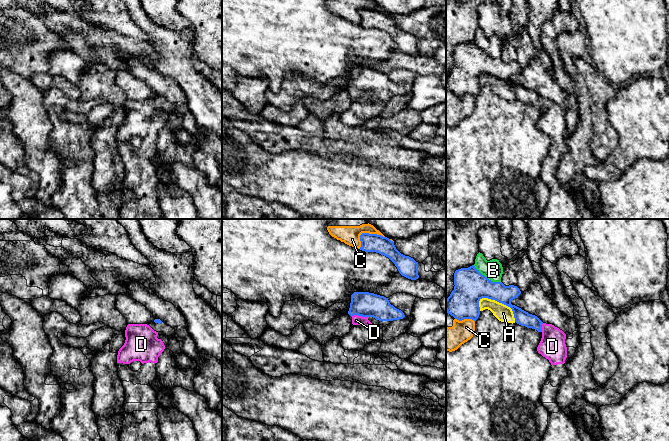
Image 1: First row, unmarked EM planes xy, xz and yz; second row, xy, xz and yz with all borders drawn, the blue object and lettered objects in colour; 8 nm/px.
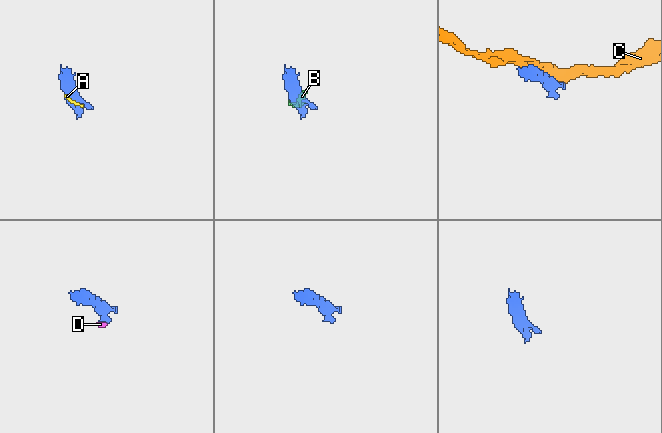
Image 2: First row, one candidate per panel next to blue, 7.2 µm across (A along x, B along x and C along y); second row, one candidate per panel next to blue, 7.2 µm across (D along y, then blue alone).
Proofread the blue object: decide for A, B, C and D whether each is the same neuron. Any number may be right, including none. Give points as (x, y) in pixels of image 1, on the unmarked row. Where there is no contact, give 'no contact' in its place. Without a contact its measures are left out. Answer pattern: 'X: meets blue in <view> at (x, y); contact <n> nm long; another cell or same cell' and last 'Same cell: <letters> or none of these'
A: meets blue in yz at (501, 78); contact 340 nm long; another cell
B: meets blue in yz at (486, 53); contact 260 nm long; another cell
C: meets blue in xz at (365, 9); contact 220 nm long; another cell
D: meets blue in xz at (359, 91); contact 140 nm long; same cell
Same cell: D

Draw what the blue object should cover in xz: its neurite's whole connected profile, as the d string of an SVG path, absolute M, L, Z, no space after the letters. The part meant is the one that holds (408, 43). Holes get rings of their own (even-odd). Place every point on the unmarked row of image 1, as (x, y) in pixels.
M362 9L360 17L360 26L384 31L395 40L402 52L411 56L419 54L418 38L409 32L401 30L396 25L394 18L389 14L377 10Z

